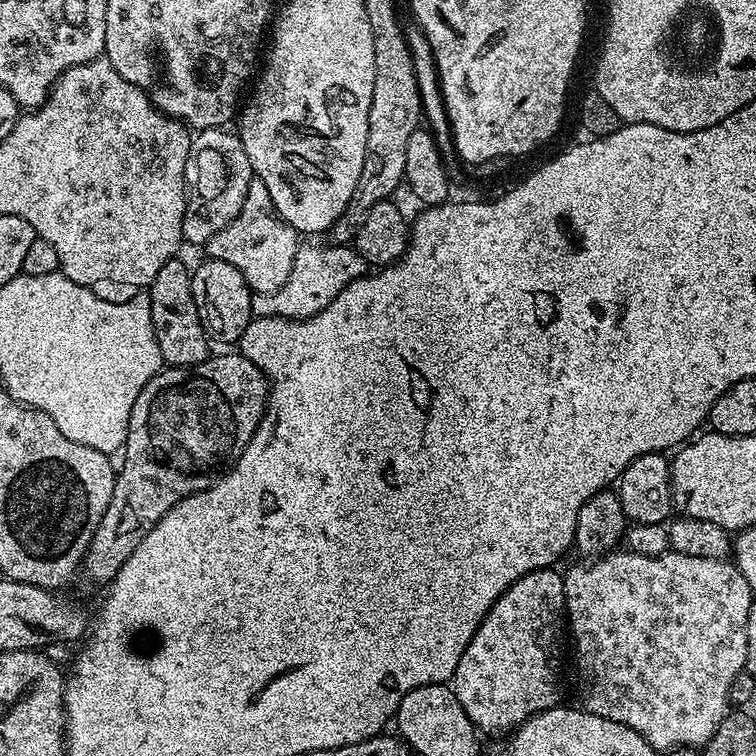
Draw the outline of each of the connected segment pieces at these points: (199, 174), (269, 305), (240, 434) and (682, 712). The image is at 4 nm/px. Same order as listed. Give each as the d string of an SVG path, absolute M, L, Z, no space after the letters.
M205 128L192 139L184 175L188 202L183 214L183 234L187 243L205 245L218 230L232 222L254 179L250 158L239 135L228 131L226 128Z
M327 246L328 248L297 247L292 276L282 282L276 292L261 292L252 297L252 311L256 316L281 316L291 320L304 320L326 310L350 282L365 275L366 261L352 246Z
M228 350L225 356L209 355L207 360L197 364L194 368L174 368L165 367L156 373L154 378L150 378L150 382L146 382L146 386L142 390L142 394L138 394L138 398L134 402L134 406L130 410L130 422L128 423L128 433L124 439L122 449L122 457L124 461L118 464L116 473L116 481L114 482L114 494L110 494L110 506L106 506L106 514L102 514L102 522L98 526L98 530L94 530L94 538L90 538L90 546L85 552L82 561L82 576L88 580L97 580L101 586L111 584L112 579L118 574L118 570L122 570L122 566L126 562L126 558L130 558L130 554L134 554L134 550L138 546L138 542L142 542L142 538L146 538L149 530L157 524L160 519L166 515L172 507L178 502L182 502L182 498L193 496L196 492L201 492L207 488L211 488L242 454L242 450L250 442L250 438L254 434L254 430L260 425L260 420L266 411L268 403L269 383L264 377L264 372L258 366L254 366L254 362L250 358L241 356L239 351Z
M664 524L629 525L624 542L633 552L613 550L563 573L566 628L572 631L576 647L582 707L586 712L610 718L610 722L622 722L622 726L638 730L654 749L699 749L730 711L730 685L741 671L737 666L746 662L747 619L754 593L735 563L690 558L669 550Z

